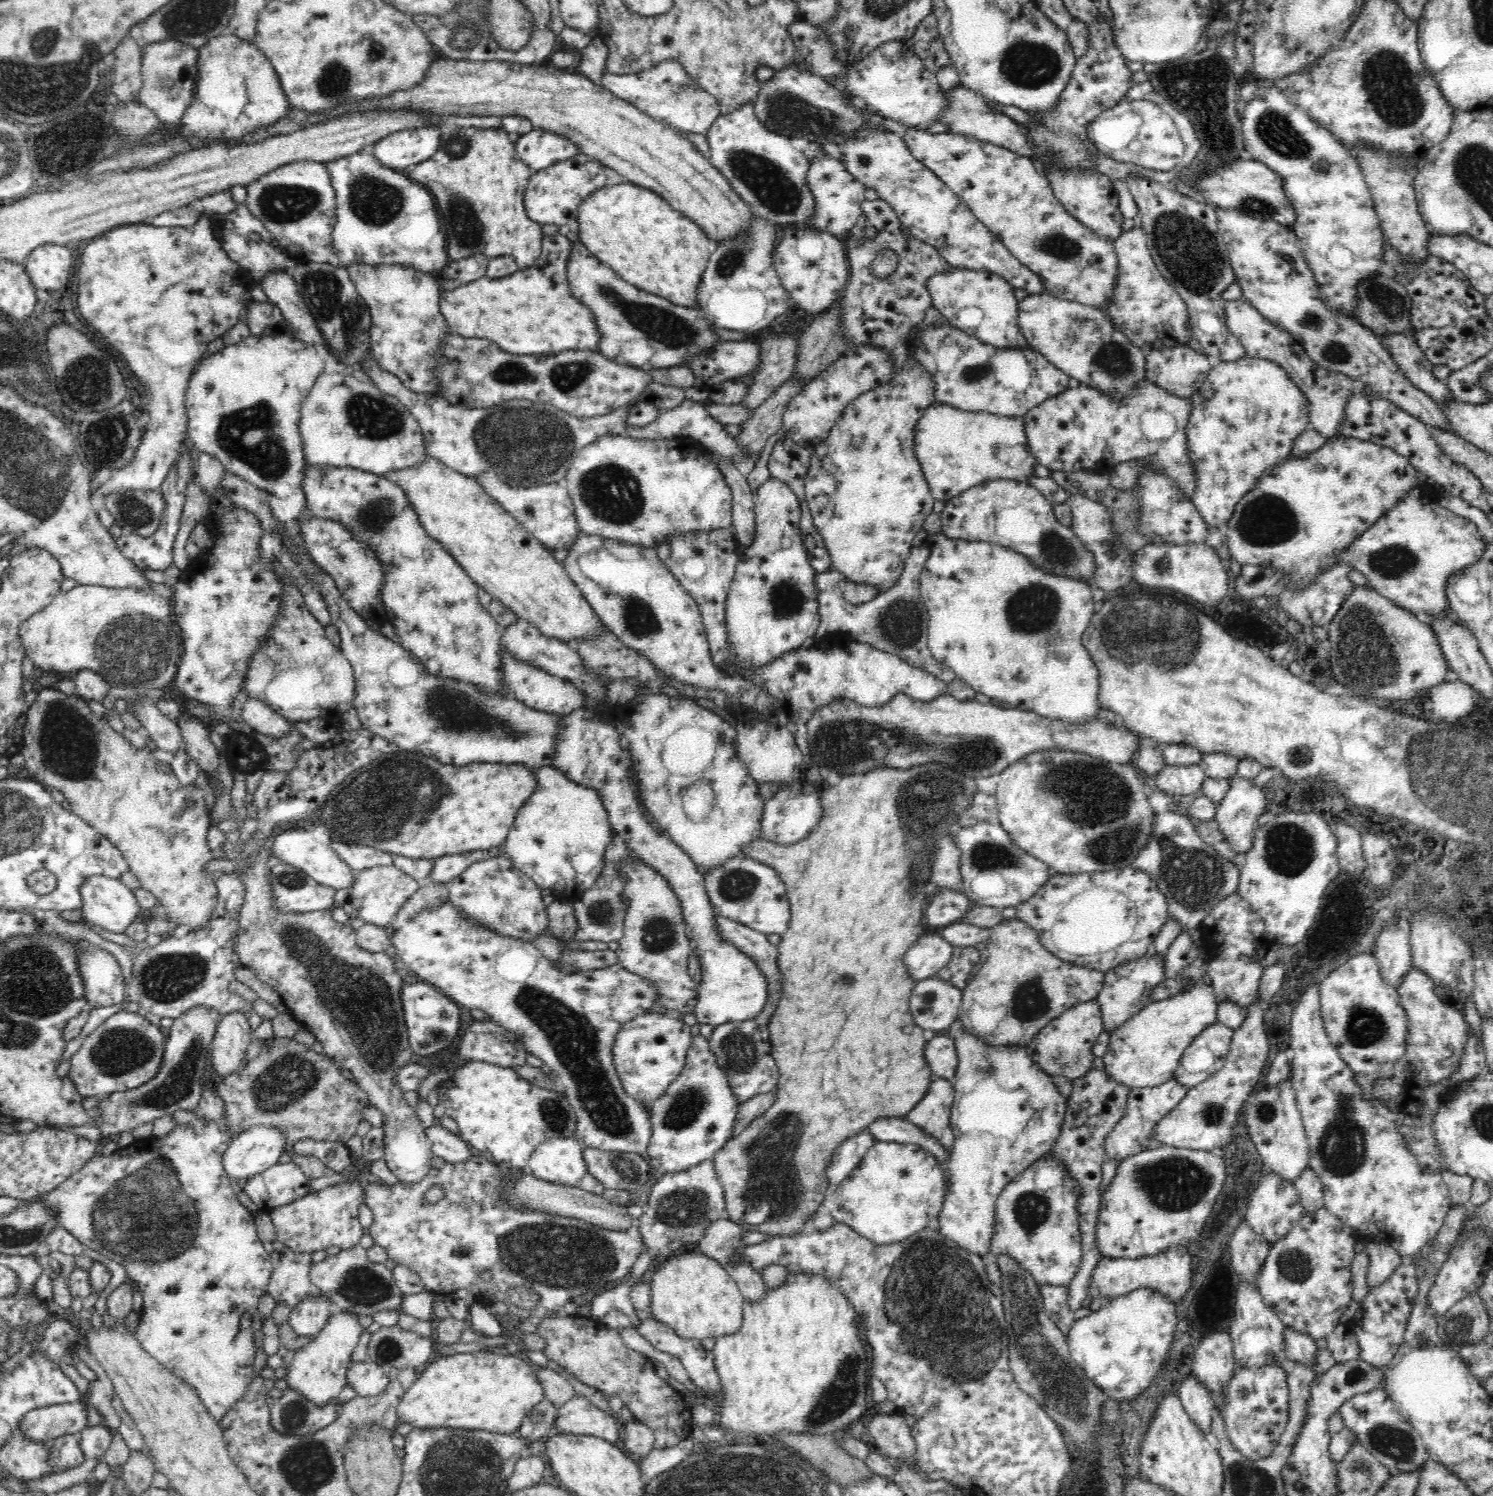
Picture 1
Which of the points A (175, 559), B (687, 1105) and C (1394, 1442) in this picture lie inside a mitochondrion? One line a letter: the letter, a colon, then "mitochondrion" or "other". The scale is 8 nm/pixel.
A: other
B: mitochondrion
C: mitochondrion

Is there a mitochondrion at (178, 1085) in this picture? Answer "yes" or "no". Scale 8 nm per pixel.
yes

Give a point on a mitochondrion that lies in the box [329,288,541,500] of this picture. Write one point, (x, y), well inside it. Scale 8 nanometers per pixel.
(372, 418)

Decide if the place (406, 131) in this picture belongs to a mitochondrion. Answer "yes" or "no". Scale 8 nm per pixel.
no

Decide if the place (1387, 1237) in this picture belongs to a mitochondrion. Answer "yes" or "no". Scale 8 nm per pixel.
no

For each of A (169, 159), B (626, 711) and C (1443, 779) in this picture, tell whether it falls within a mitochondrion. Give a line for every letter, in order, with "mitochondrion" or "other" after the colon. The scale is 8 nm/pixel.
A: other
B: other
C: mitochondrion

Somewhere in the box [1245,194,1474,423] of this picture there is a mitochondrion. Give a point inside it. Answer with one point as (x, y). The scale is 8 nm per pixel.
(1380, 293)

